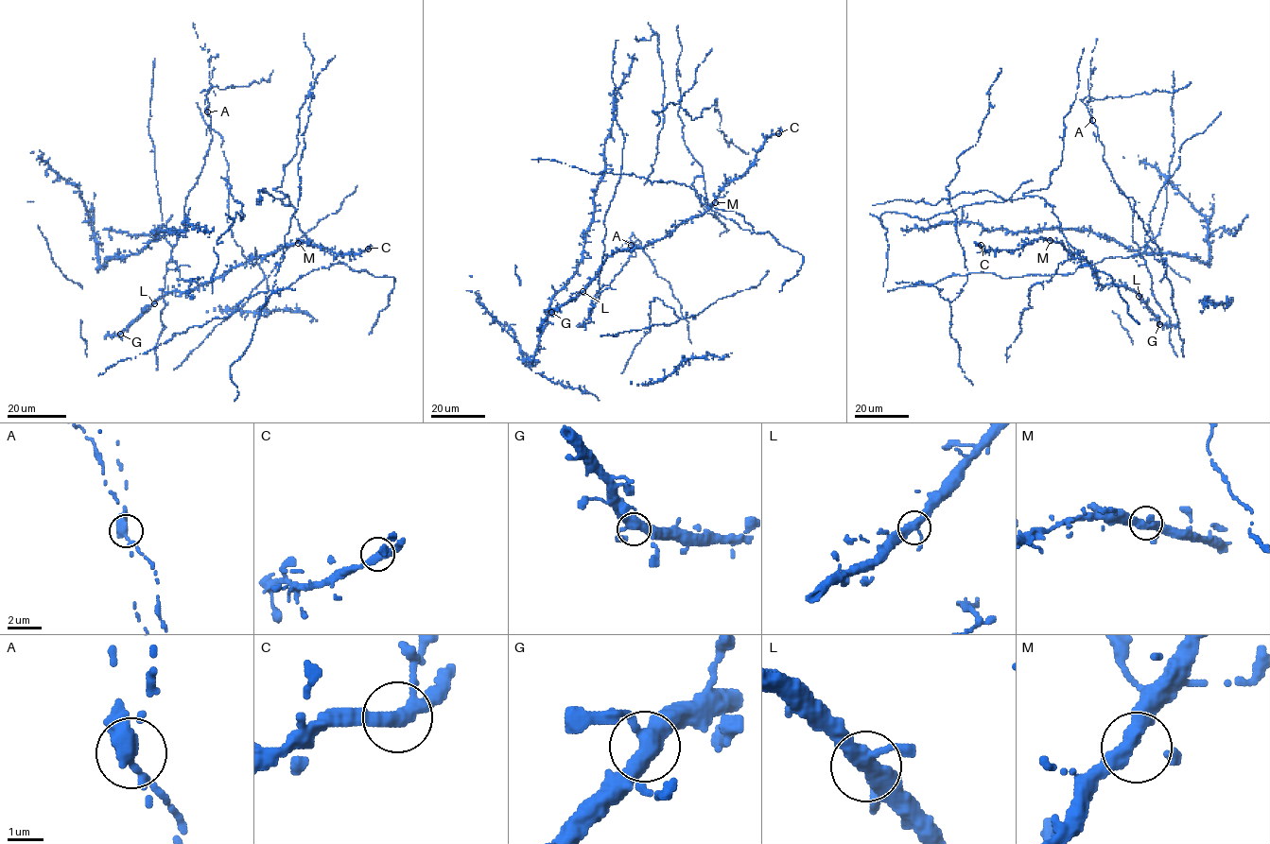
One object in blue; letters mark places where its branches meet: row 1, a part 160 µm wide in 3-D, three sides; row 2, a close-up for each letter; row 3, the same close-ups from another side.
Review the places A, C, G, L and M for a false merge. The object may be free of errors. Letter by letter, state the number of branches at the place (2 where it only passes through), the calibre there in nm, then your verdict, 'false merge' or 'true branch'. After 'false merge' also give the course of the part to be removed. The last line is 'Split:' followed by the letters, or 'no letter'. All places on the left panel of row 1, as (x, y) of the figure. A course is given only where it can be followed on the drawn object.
A: 3 | 340 nm | false merge
C: 3 | 320 nm | true branch
G: 3 | 360 nm | true branch
L: 3 | 340 nm | true branch
M: 3 | 340 nm | true branch
Split: A

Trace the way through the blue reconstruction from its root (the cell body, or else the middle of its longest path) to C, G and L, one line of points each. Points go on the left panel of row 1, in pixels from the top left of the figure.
C: (168, 293), (188, 292), (212, 283), (233, 267), (298, 243), (324, 247), (335, 252), (357, 253), (368, 249)
G: (168, 293), (120, 334)
L: (168, 293), (154, 303)

